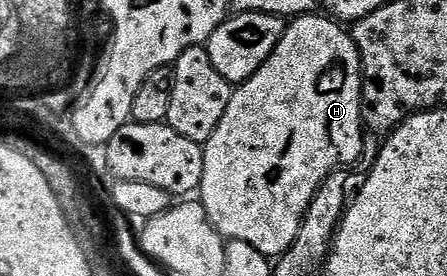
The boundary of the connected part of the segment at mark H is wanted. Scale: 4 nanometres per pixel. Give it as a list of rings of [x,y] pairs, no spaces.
[[[330,16],[296,17],[284,28],[273,55],[269,55],[269,59],[265,59],[262,67],[232,92],[229,107],[225,107],[225,115],[221,115],[221,123],[217,123],[217,131],[213,131],[213,135],[203,146],[205,171],[201,175],[201,183],[197,190],[198,200],[202,201],[205,211],[209,215],[209,223],[213,223],[215,230],[224,239],[249,243],[249,247],[257,247],[257,251],[264,253],[267,258],[278,259],[297,239],[303,216],[309,211],[309,205],[313,201],[313,197],[317,195],[318,188],[321,187],[323,181],[340,167],[355,165],[363,156],[364,142],[363,64],[359,62],[359,52],[355,46],[355,40],[338,20],[332,19]]]

